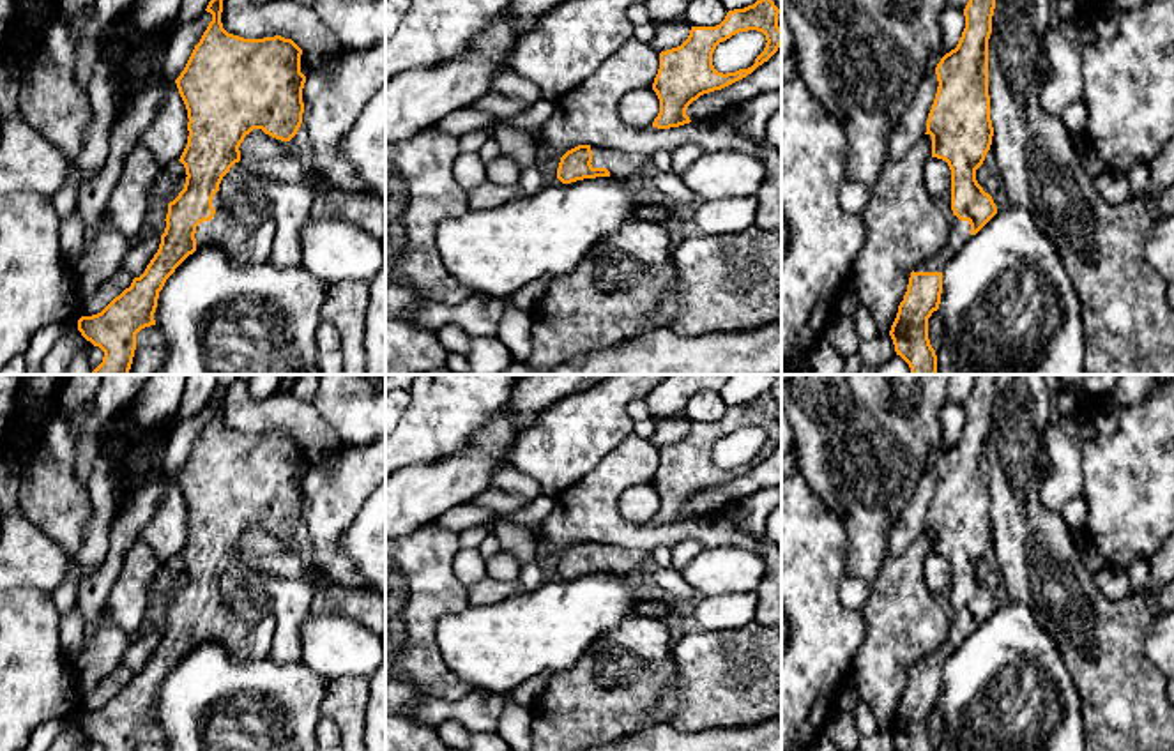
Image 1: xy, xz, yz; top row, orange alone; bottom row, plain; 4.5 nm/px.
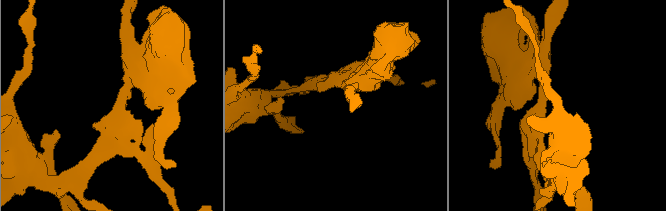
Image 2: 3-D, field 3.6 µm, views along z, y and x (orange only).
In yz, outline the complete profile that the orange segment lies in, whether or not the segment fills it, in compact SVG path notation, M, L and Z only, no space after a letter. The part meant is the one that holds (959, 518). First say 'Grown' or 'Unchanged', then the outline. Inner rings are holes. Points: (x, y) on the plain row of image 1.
Grown. M974 375L974 385L964 405L965 424L962 433L957 444L946 449L935 463L939 482L925 530L932 532L932 553L946 557L951 565L953 615L948 622L946 641L911 668L907 687L889 726L896 751L935 751L928 735L928 714L941 700L942 668L962 641L997 610L992 592L976 576L976 565L983 560L994 532L988 491L988 435L994 405L995 375Z

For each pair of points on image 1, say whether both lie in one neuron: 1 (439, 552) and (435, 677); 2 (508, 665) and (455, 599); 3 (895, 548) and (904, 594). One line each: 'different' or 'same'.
1: same
2: different
3: different

